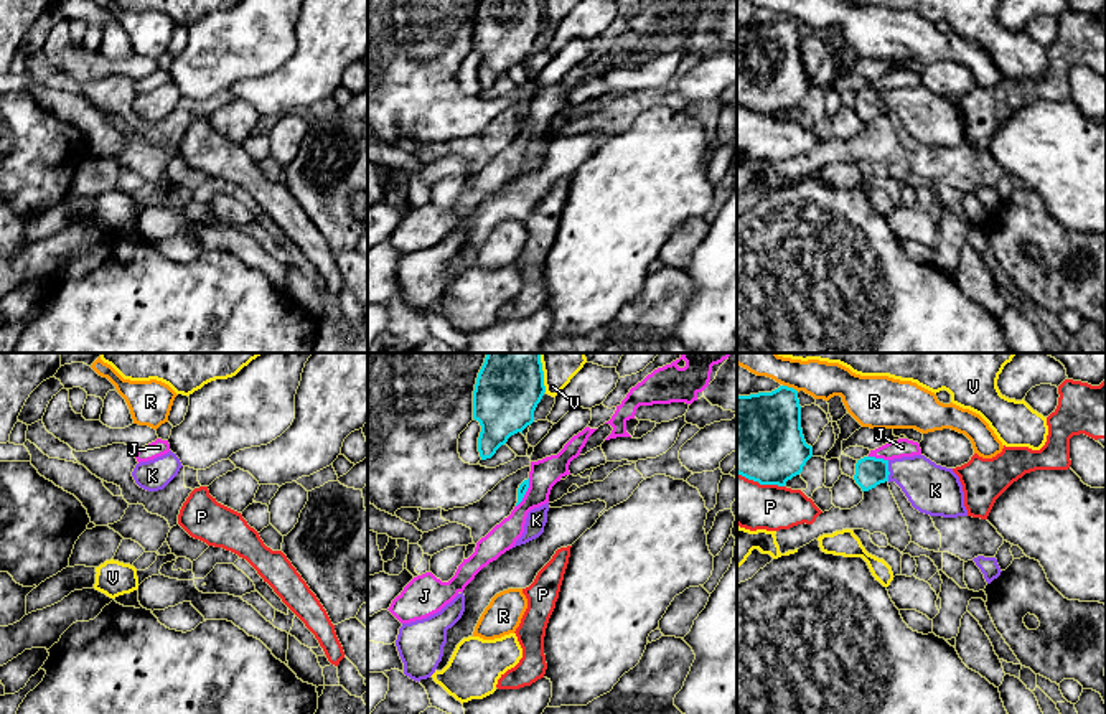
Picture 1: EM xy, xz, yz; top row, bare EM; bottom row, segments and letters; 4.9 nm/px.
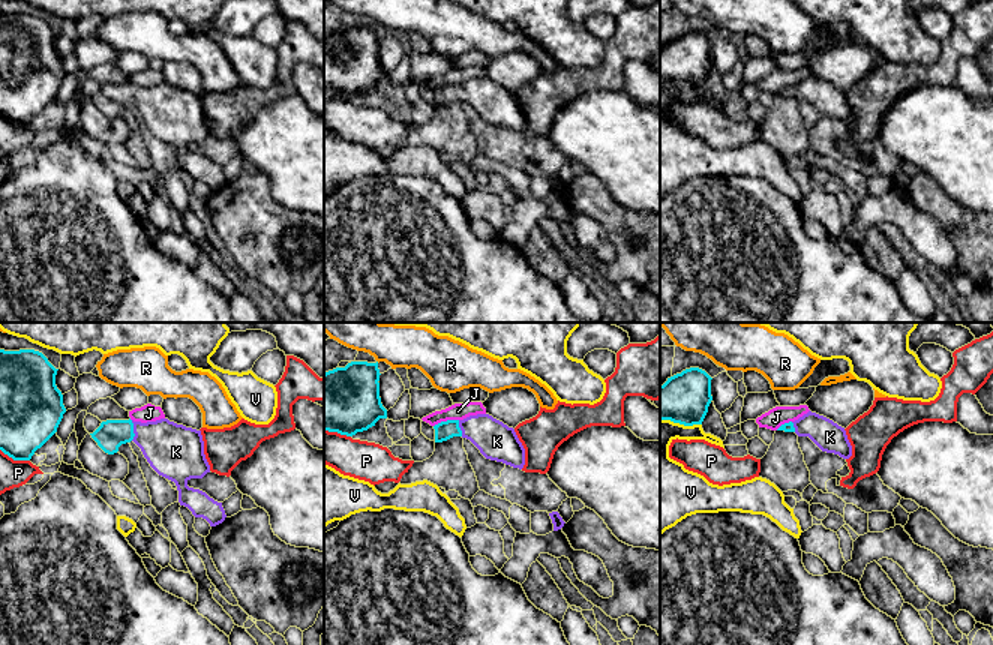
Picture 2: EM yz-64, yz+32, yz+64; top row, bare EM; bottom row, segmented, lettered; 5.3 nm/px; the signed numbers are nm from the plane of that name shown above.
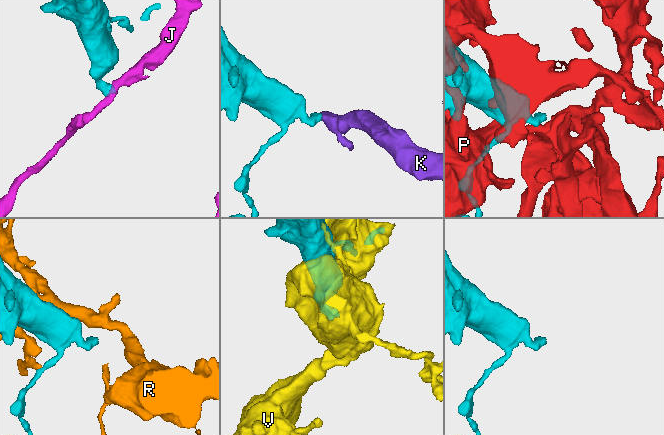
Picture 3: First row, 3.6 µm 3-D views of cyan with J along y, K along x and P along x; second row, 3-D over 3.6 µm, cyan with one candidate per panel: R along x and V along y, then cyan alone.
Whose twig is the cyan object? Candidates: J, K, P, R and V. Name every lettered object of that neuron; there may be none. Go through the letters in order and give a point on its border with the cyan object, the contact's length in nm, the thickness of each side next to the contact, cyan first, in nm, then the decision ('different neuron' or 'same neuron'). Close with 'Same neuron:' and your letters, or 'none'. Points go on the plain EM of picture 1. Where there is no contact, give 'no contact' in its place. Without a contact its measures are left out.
J: xz (524, 124) | 160 nm | 50/150 nm | different neuron
K: yz (887, 101) | 100 nm | 140/240 nm | same neuron
P: yz (760, 114) | 240 nm | 420/240 nm | different neuron
R: yz (792, 18) | 90 nm | 360/140 nm | different neuron
V: xz (543, 12) | 110 nm | 300/110 nm | different neuron
Same neuron: K

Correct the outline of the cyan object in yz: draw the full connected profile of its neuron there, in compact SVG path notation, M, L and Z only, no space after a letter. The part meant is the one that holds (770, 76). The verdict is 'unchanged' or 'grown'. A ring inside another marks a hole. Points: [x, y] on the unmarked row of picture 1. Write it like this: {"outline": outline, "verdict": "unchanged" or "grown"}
{"outline": "M780 16L771 23L737 26L737 104L760 115L785 117L813 87L801 59L798 21Z", "verdict": "unchanged"}

